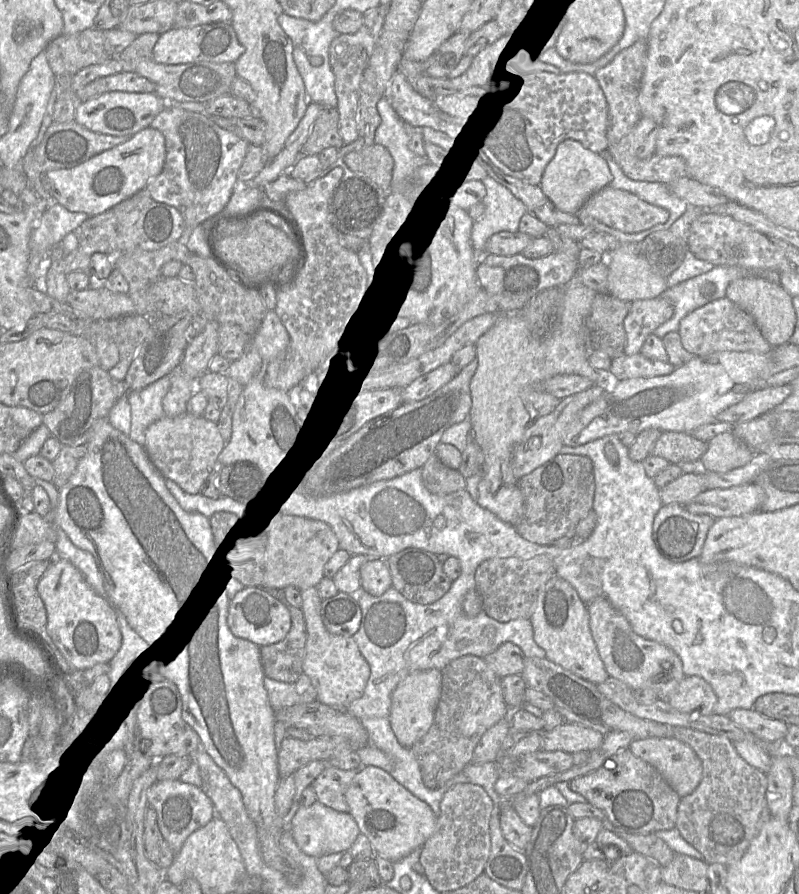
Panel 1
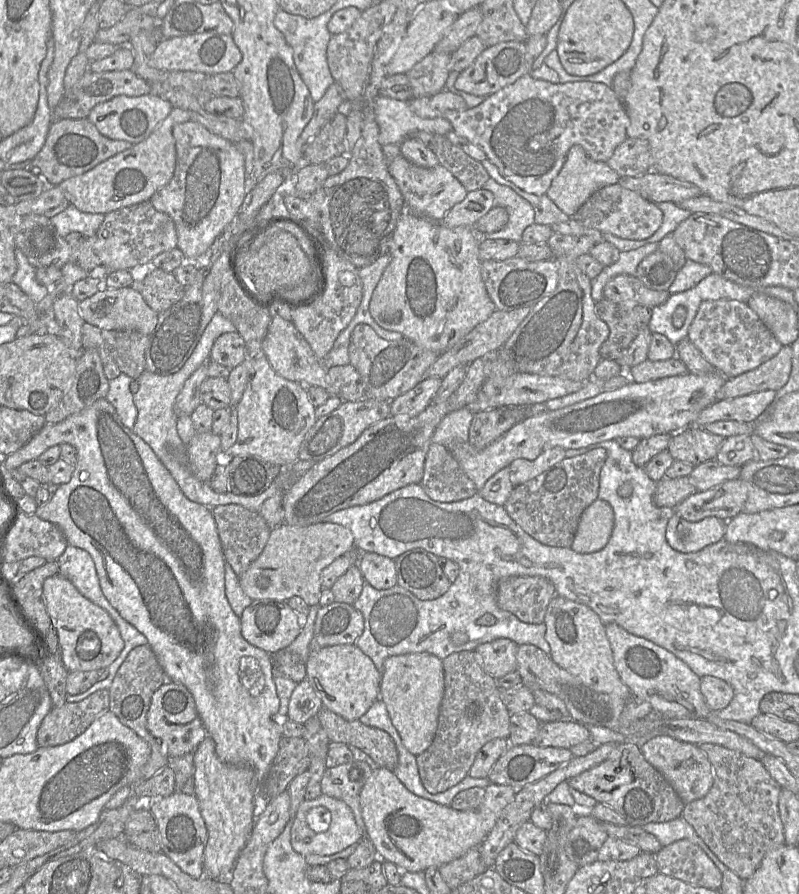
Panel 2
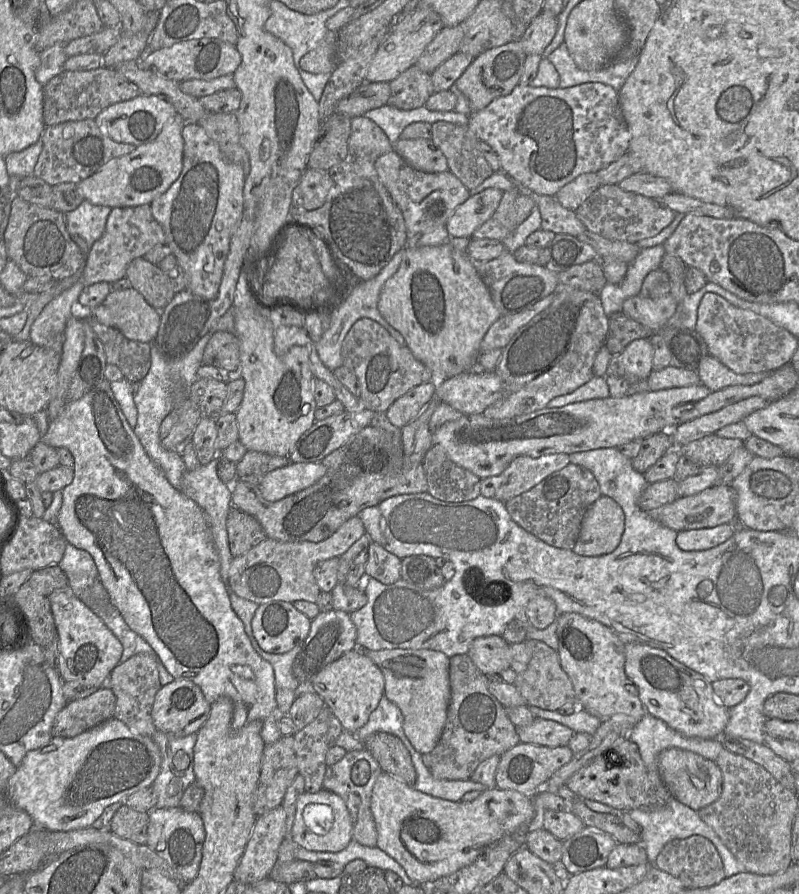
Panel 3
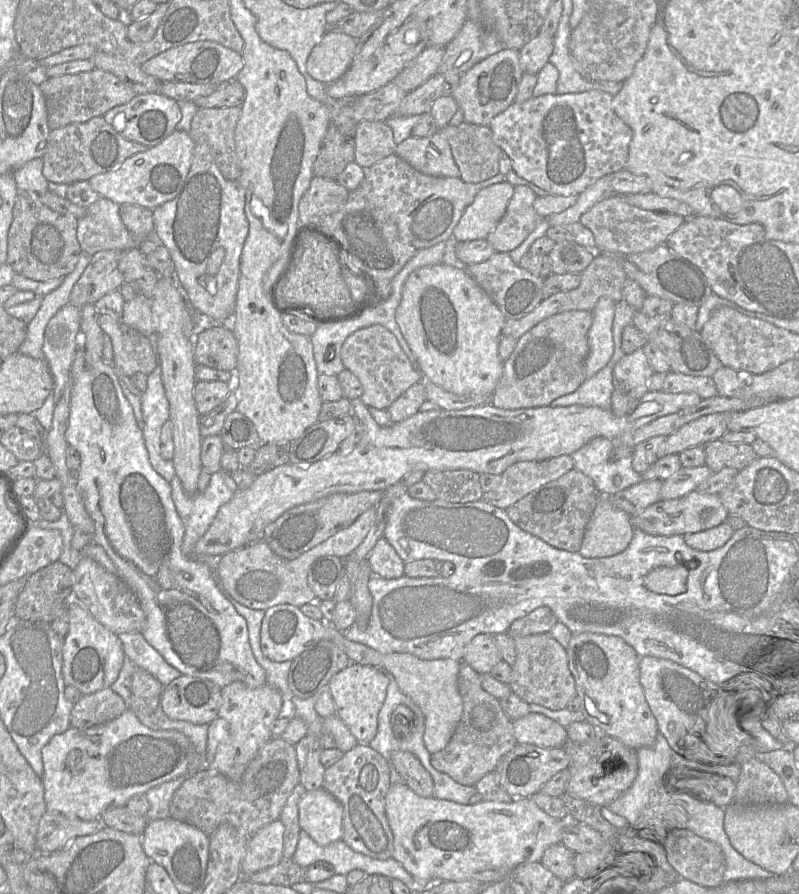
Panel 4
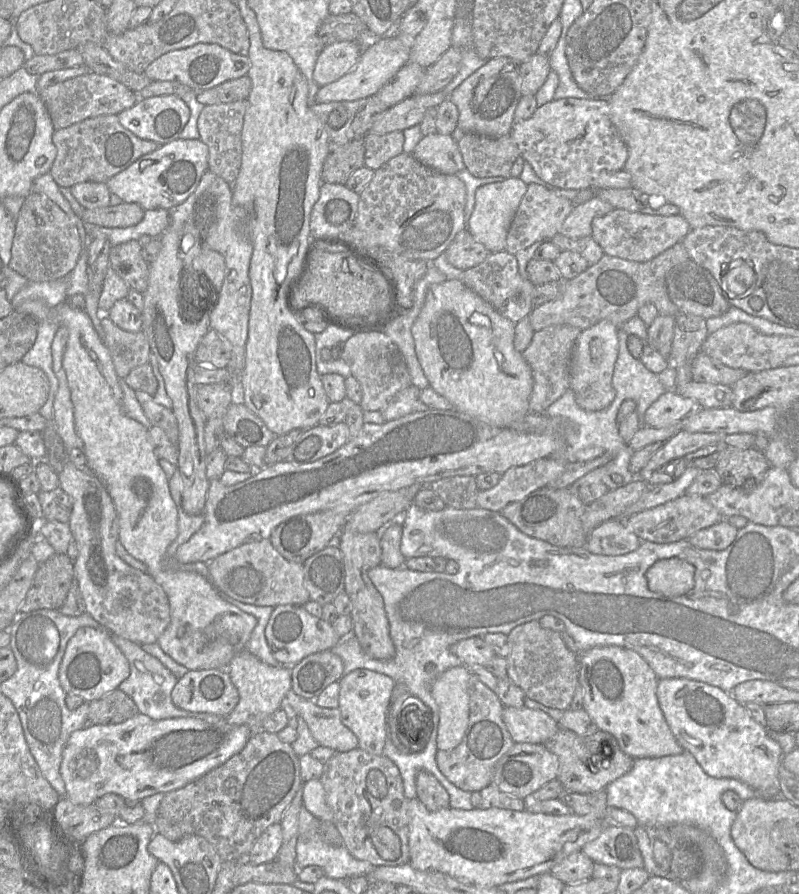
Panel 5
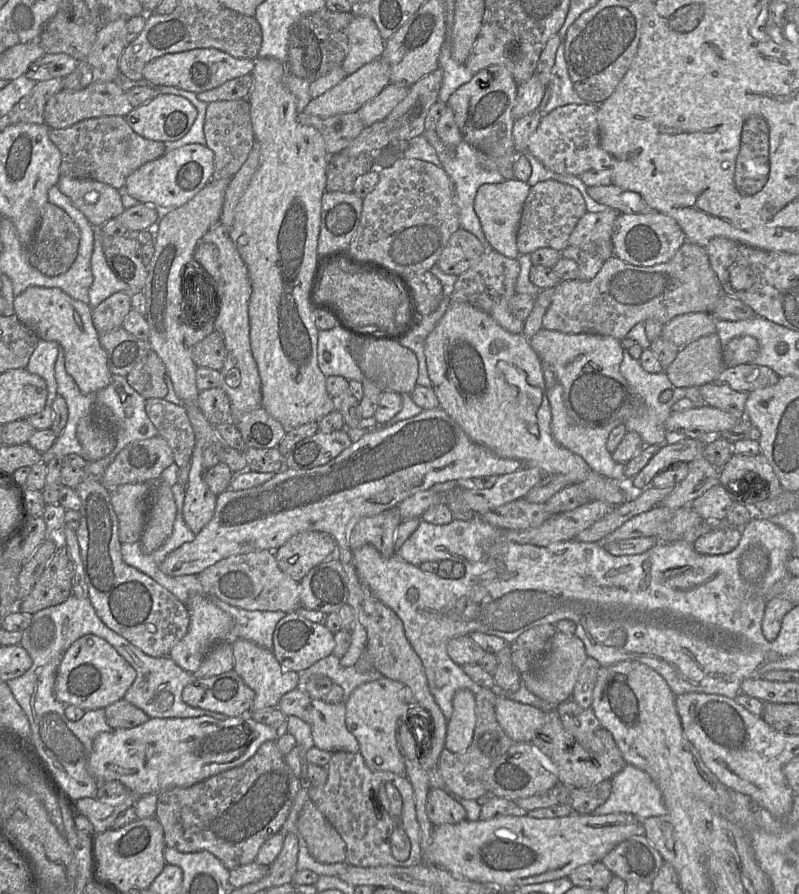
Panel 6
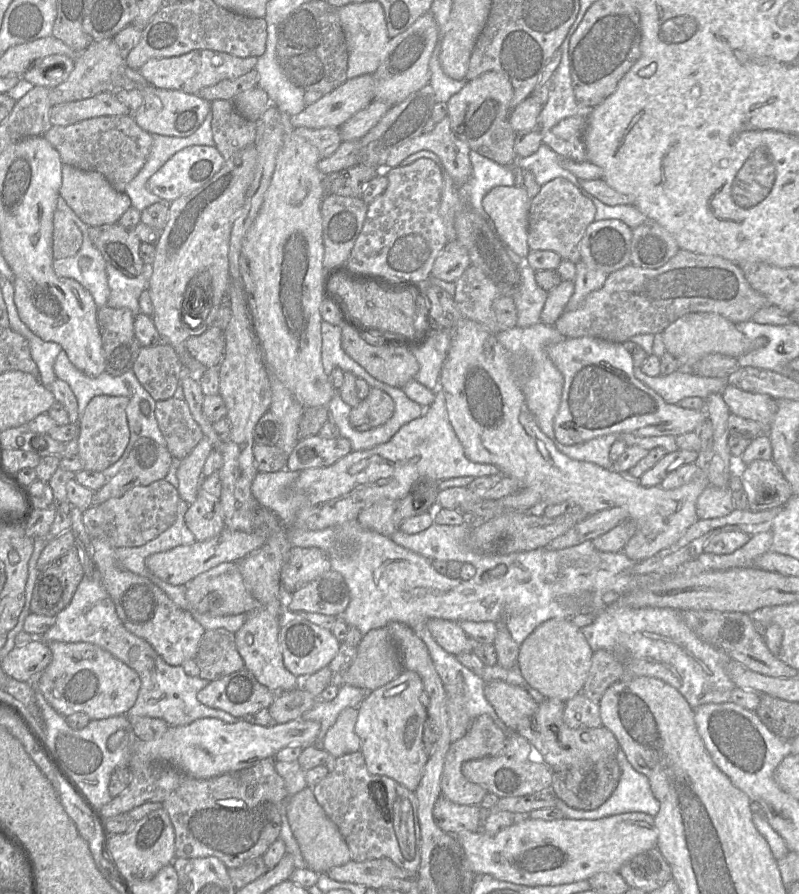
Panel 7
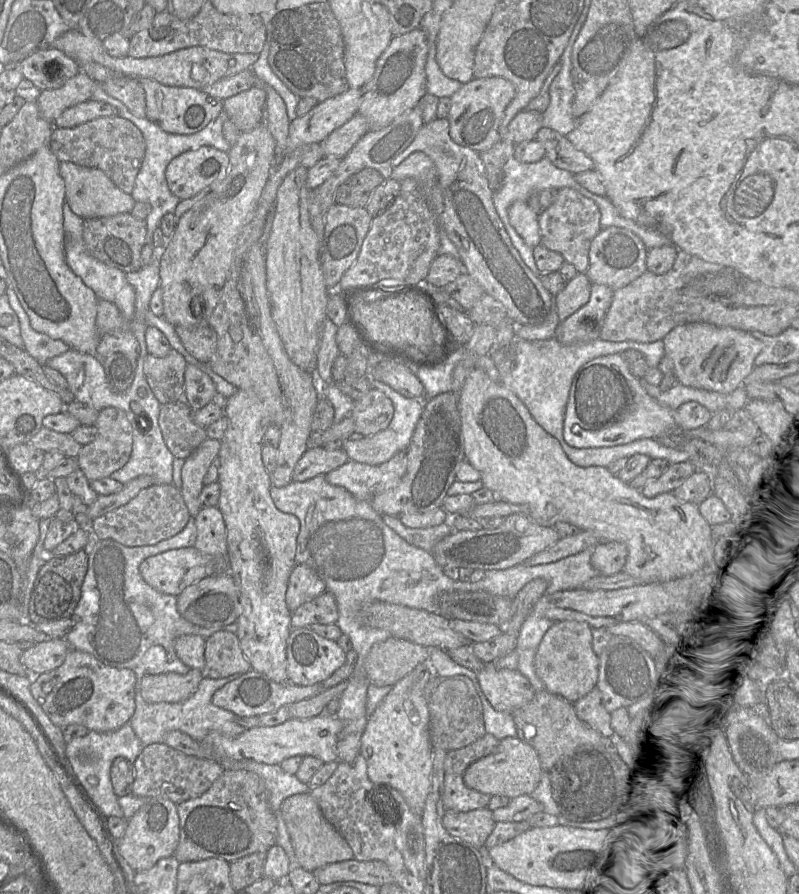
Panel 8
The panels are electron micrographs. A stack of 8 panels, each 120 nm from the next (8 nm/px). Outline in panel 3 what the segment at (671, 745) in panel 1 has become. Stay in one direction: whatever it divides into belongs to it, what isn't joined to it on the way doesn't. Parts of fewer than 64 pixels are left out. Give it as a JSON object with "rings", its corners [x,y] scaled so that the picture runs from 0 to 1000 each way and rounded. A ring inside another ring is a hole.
{"rings":[[[850,837],[830,839],[824,846],[824,864],[840,889],[870,907],[891,899],[902,889],[905,875],[902,860],[894,851],[869,841]]]}

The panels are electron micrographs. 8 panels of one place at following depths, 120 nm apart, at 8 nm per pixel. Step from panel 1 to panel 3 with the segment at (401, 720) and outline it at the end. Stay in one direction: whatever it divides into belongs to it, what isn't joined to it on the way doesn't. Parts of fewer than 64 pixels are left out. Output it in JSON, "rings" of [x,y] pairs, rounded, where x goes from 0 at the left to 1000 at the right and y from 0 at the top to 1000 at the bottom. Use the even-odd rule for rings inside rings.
{"rings":[[[481,726],[476,728],[453,727],[477,749],[481,760],[481,777],[502,794],[504,817],[517,836],[526,843],[539,841],[554,819],[563,786],[563,737],[554,729],[537,726]]]}

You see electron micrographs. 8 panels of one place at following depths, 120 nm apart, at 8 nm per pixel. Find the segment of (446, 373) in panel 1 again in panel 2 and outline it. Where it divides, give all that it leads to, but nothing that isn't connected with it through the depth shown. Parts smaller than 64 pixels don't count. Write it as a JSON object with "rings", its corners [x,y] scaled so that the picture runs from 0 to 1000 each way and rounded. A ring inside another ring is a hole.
{"rings":[[[533,422],[517,435],[489,449],[488,464],[519,466],[541,450],[553,430],[548,422]]]}

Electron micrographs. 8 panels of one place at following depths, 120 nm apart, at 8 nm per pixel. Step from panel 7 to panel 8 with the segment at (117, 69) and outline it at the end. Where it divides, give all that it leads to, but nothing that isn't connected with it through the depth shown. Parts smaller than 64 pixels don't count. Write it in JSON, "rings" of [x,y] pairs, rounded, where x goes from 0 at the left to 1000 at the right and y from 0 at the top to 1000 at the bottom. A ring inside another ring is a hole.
{"rings":[[[100,81],[79,97],[50,103],[45,111],[49,126],[58,135],[66,138],[83,122],[113,112],[120,96],[126,95]]]}

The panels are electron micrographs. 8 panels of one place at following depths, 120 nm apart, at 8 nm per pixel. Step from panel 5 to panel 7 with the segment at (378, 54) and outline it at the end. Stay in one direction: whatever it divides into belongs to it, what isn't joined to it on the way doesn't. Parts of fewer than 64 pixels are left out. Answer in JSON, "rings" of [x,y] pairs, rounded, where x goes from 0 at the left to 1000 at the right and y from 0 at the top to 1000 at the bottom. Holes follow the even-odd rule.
{"rings":[[[456,83],[434,88],[397,114],[383,119],[373,129],[364,130],[364,138],[368,143],[424,143],[467,112],[469,112],[467,84]]]}

